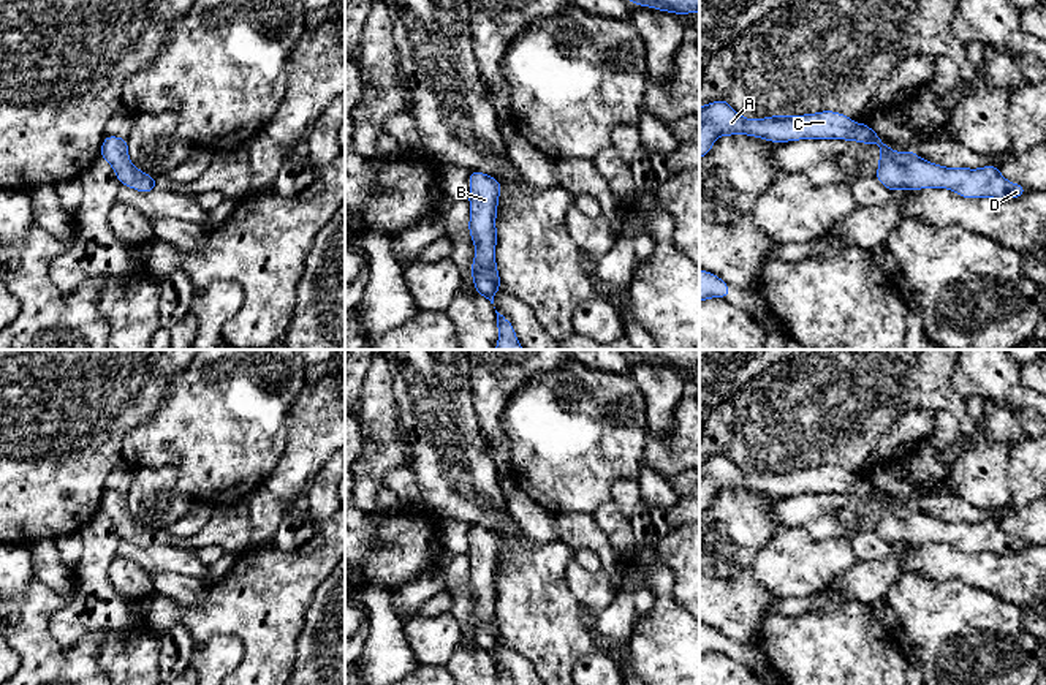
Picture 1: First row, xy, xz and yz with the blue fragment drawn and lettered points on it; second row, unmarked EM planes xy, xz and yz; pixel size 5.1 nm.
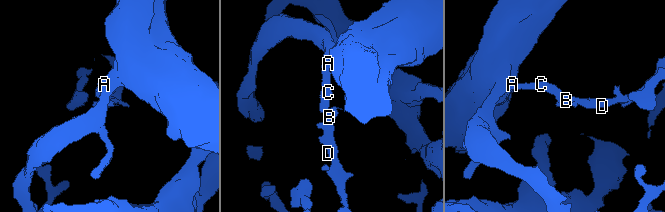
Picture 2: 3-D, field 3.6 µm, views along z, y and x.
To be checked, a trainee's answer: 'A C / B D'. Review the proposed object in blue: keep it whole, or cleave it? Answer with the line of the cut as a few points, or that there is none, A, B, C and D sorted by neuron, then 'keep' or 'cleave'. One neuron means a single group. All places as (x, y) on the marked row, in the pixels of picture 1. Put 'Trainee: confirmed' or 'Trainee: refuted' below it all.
cut none; groups A B C D; keep
Trainee: refuted

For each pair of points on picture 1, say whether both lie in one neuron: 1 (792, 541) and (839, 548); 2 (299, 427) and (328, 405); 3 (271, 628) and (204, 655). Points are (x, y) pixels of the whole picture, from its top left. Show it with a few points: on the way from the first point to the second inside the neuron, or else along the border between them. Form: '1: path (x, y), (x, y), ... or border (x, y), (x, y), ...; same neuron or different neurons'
1: path (803, 549), (828, 549); same neuron
2: path (306, 427), (322, 412); same neuron
3: border (204, 643), (216, 636), (236, 636), (244, 655); different neurons

